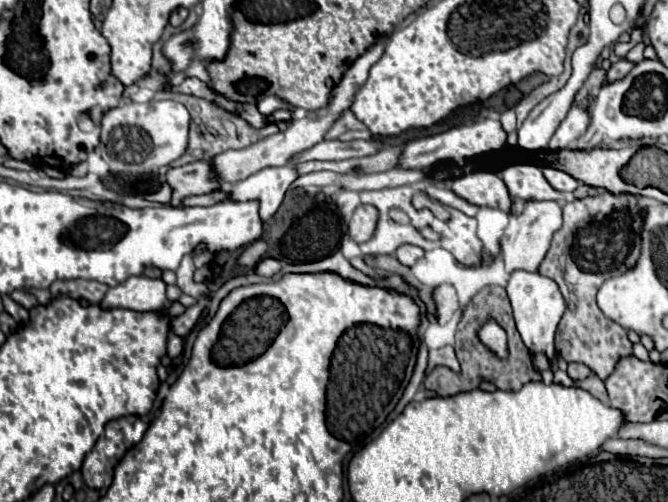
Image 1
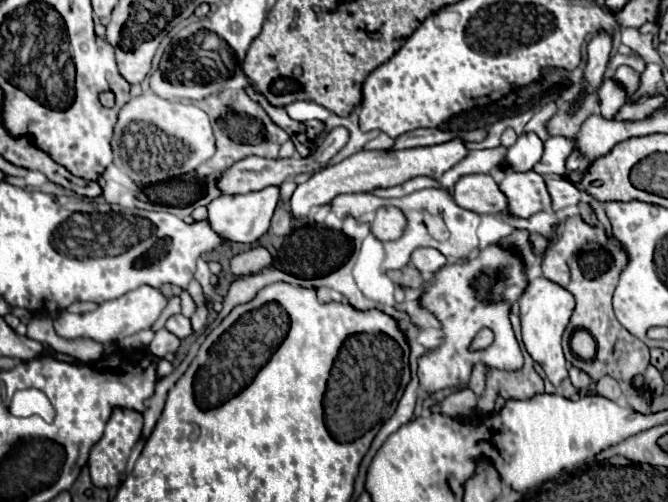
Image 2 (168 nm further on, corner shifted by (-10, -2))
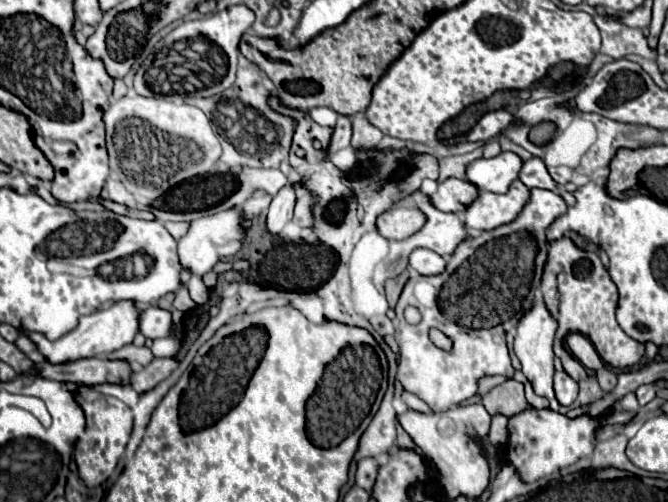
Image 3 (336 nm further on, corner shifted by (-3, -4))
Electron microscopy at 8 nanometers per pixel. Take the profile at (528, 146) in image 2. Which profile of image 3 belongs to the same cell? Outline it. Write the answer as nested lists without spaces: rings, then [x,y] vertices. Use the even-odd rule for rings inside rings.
[[[501,153],[493,159],[477,159],[467,165],[465,179],[477,187],[477,191],[505,193],[521,171],[521,159],[515,153]]]

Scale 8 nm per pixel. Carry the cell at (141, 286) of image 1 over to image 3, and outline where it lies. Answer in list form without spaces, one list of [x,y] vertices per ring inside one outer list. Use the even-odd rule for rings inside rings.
[[[119,301],[107,309],[99,309],[91,315],[81,317],[79,325],[57,341],[49,341],[41,333],[25,333],[25,335],[29,337],[31,343],[35,343],[37,351],[43,355],[45,361],[49,361],[53,365],[61,365],[61,363],[77,361],[77,359],[85,359],[85,357],[107,357],[109,353],[113,353],[133,341],[133,337],[137,333],[137,325],[139,325],[139,311],[133,307],[133,301]]]

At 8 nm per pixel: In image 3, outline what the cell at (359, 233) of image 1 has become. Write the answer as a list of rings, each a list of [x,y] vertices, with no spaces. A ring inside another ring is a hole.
[[[393,207],[377,219],[377,229],[387,239],[407,239],[425,225],[425,215],[419,209]]]

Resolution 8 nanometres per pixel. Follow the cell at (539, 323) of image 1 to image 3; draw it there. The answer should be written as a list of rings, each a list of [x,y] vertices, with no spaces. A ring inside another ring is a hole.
[[[539,301],[531,307],[529,313],[523,315],[523,319],[517,325],[517,335],[515,335],[515,355],[521,361],[521,371],[527,377],[527,381],[533,385],[533,391],[539,397],[553,399],[553,335],[557,329],[557,321],[551,317],[547,311],[545,303]]]

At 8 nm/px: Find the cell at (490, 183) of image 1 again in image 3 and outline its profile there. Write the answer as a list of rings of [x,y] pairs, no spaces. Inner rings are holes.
[[[447,179],[443,183],[439,183],[437,191],[433,195],[429,195],[431,205],[435,205],[441,211],[447,213],[457,213],[457,211],[465,211],[467,205],[477,197],[477,189],[463,179]]]

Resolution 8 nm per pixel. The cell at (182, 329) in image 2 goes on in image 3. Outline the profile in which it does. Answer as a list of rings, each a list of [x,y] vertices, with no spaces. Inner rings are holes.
[[[153,305],[147,311],[139,313],[139,333],[145,335],[147,339],[169,337],[169,329],[171,329],[171,313],[169,311]]]

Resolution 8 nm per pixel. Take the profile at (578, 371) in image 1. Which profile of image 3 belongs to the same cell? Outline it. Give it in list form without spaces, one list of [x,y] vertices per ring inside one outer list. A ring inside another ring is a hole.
[[[559,359],[555,361],[555,379],[553,379],[553,389],[555,389],[555,397],[559,401],[559,405],[573,405],[573,401],[577,399],[577,383],[563,371]]]

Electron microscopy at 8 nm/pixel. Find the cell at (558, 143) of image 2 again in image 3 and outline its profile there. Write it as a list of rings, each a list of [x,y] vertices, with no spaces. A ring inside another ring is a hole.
[[[535,157],[523,163],[521,173],[519,173],[519,181],[529,189],[537,187],[537,189],[555,191],[555,187],[557,187],[557,183],[551,179],[551,175],[545,169],[545,163],[541,159],[535,159]]]

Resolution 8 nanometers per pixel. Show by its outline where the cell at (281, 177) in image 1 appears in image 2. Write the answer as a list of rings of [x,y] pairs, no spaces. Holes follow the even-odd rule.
[[[270,185],[260,191],[250,191],[246,195],[220,195],[208,205],[208,221],[212,223],[212,229],[220,233],[222,237],[236,241],[236,243],[254,243],[258,241],[270,227],[270,219],[276,211],[276,205],[280,201],[280,187]]]

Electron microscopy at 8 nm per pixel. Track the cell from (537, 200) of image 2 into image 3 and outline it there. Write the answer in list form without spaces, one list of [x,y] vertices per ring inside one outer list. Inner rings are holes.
[[[519,179],[513,181],[509,185],[509,191],[503,195],[481,191],[477,195],[477,201],[473,201],[469,209],[465,209],[463,225],[467,229],[479,229],[479,231],[501,227],[505,223],[511,223],[527,201],[529,201],[529,189]]]

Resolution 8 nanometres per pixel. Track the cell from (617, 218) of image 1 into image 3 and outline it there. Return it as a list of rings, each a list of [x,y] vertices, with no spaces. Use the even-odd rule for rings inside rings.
[[[567,237],[553,241],[549,247],[545,271],[543,271],[541,291],[543,291],[543,299],[545,299],[549,313],[559,323],[557,333],[555,333],[553,351],[561,359],[563,369],[569,377],[573,377],[575,381],[588,377],[586,368],[565,347],[565,337],[569,333],[583,333],[595,345],[601,359],[607,365],[611,365],[613,369],[627,369],[627,367],[637,365],[643,359],[645,345],[639,341],[633,341],[617,325],[617,319],[615,319],[615,307],[617,307],[617,299],[619,299],[617,287],[613,285],[613,281],[611,281],[609,273],[605,271],[597,253],[587,253],[587,251],[577,249],[573,245],[573,241]],[[557,295],[559,295],[559,307],[557,307]]]

